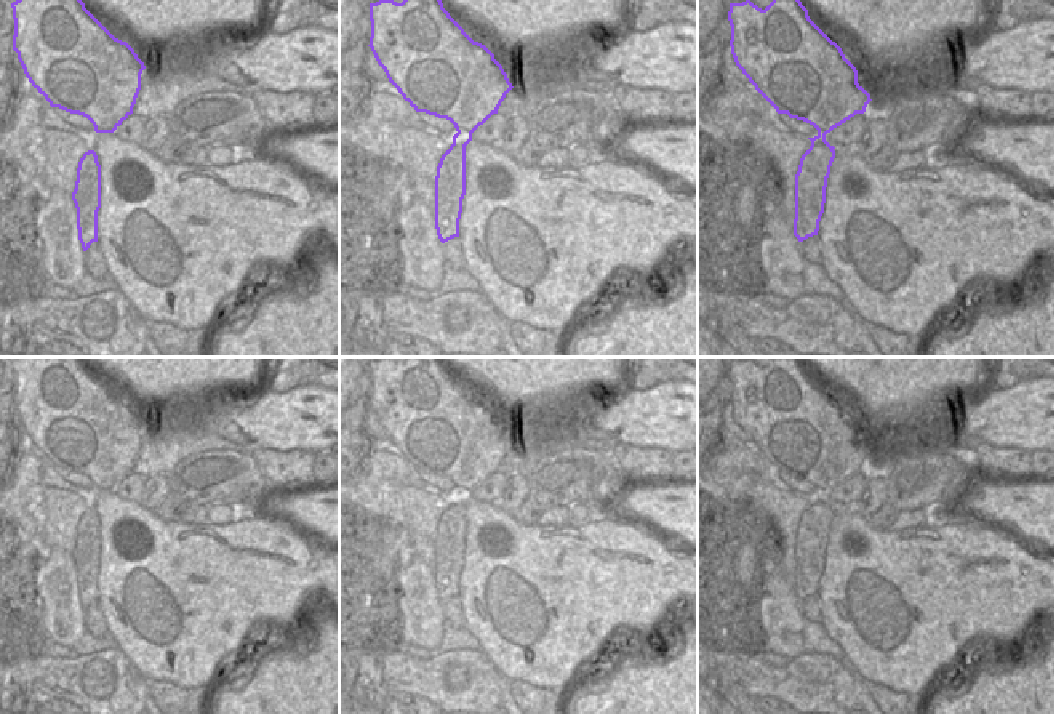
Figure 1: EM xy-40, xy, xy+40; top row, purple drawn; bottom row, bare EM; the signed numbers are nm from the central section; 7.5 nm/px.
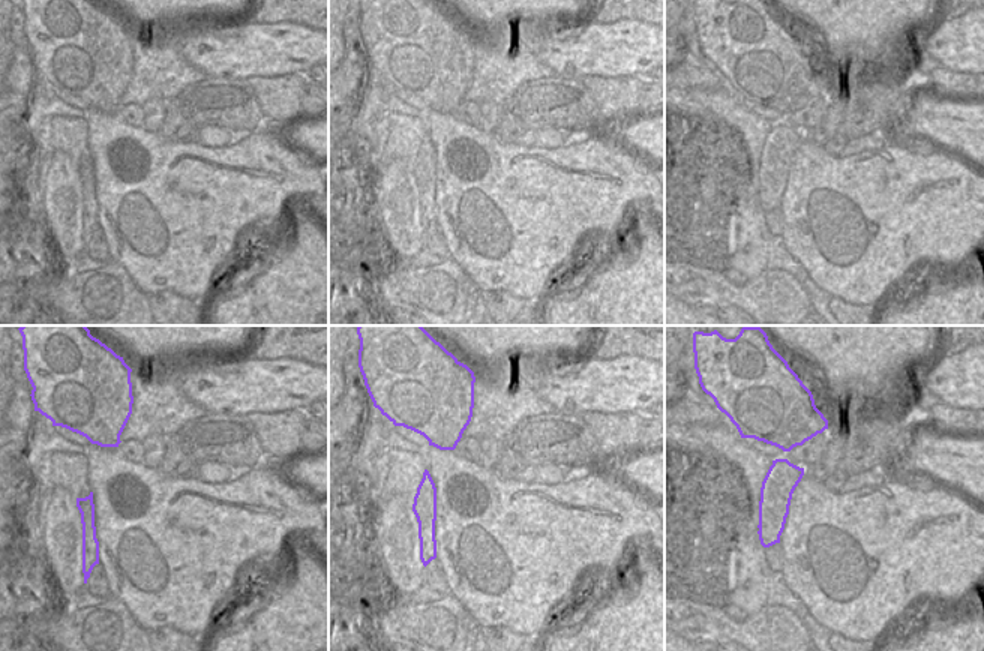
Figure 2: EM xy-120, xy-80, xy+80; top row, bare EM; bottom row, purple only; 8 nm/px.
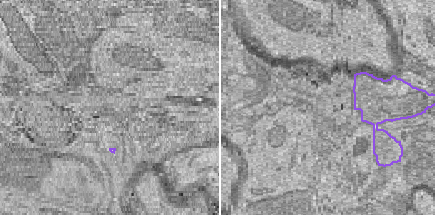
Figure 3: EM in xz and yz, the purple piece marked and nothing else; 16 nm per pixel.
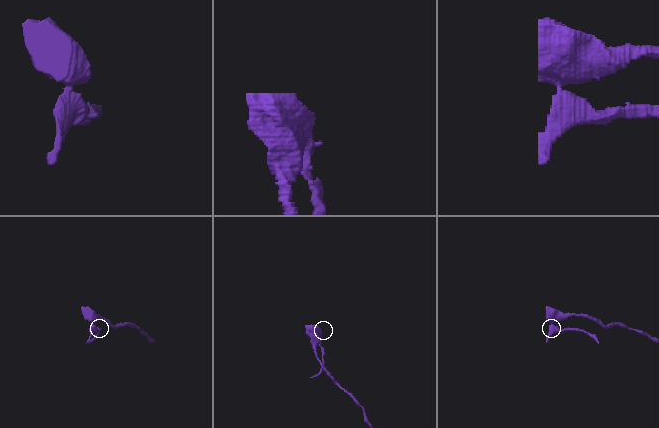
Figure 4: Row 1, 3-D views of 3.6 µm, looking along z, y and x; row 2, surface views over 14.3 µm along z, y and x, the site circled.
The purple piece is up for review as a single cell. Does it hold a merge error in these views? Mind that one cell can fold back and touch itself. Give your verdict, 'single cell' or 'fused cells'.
fused cells

